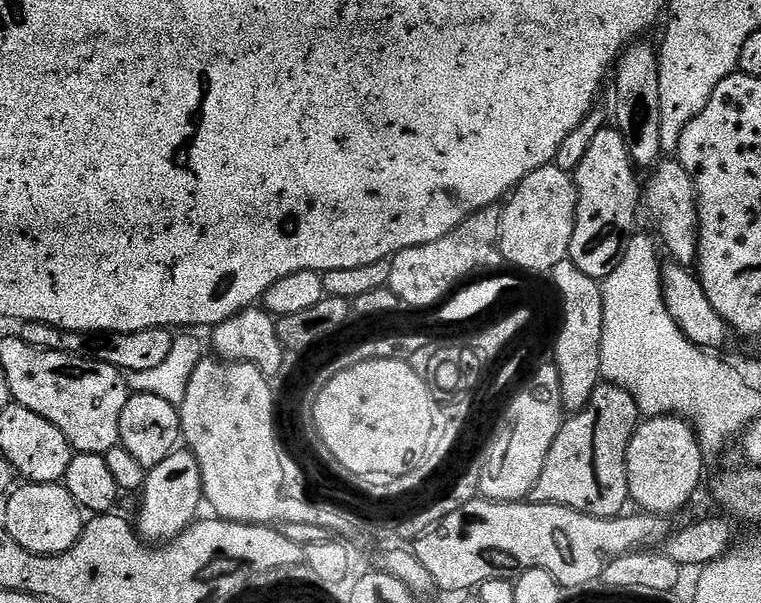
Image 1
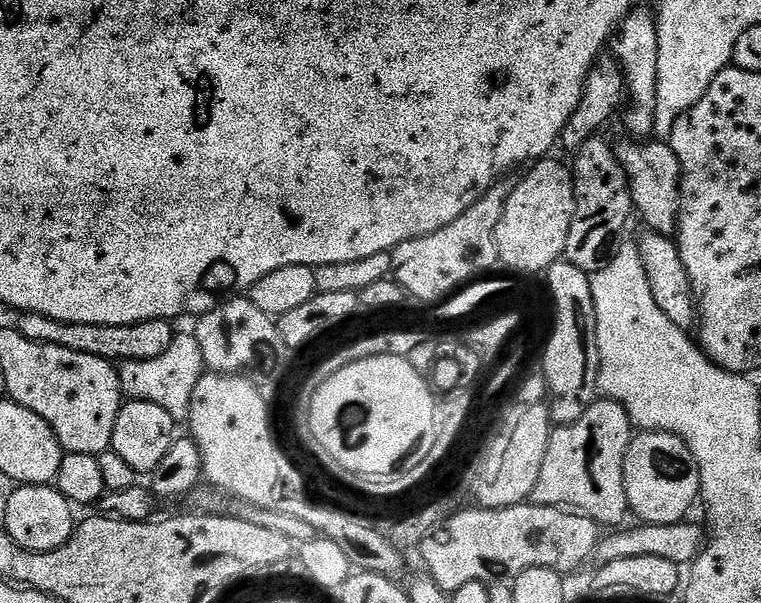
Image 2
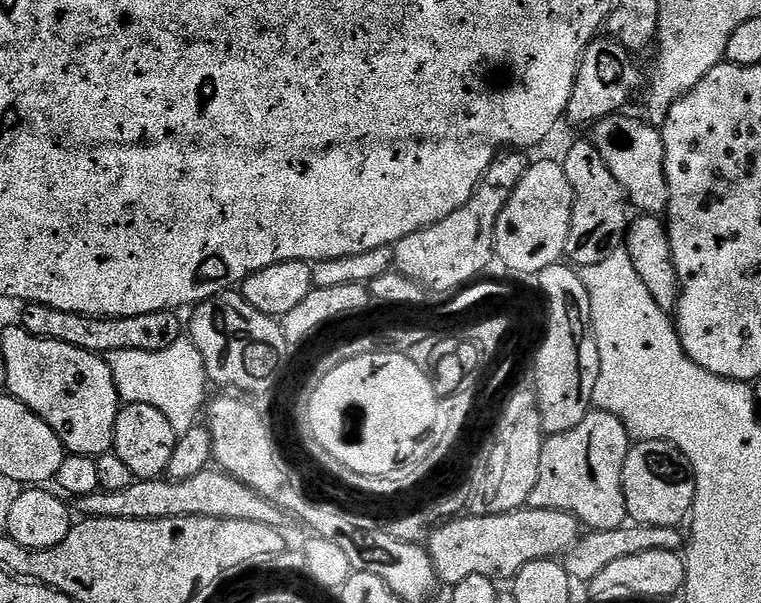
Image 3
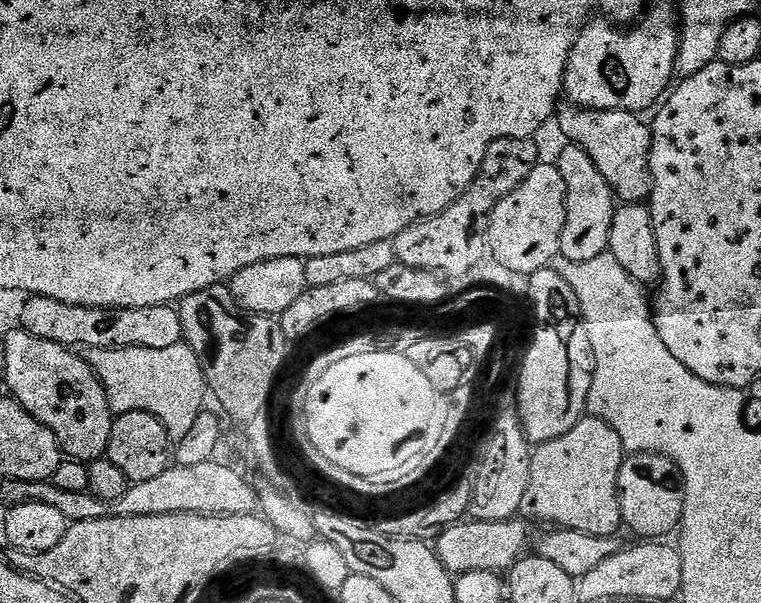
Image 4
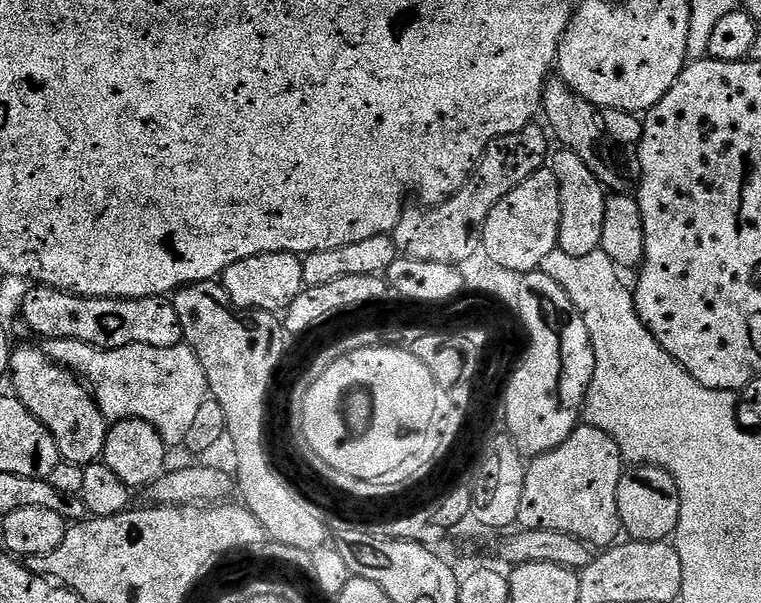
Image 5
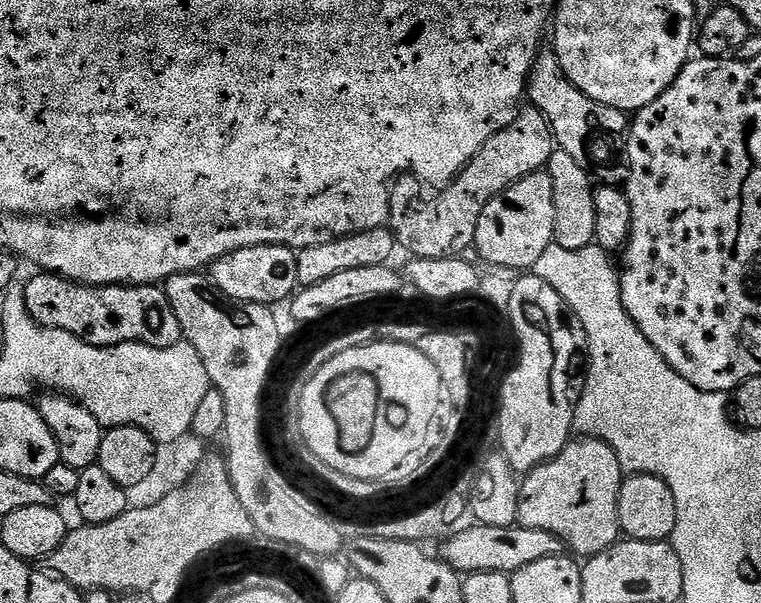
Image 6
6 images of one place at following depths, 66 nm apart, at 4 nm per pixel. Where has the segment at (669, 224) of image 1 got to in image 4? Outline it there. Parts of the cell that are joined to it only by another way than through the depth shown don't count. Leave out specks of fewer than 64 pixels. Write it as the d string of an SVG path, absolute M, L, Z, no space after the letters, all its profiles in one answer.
M575 106L561 107L555 113L554 124L560 127L560 132L567 143L577 144L586 154L590 154L590 162L602 170L602 178L610 182L613 192L625 204L642 204L652 192L652 175L648 172L648 155L652 145L652 130L647 123L643 124L641 117L634 112L622 110L594 110L593 108L577 108Z

